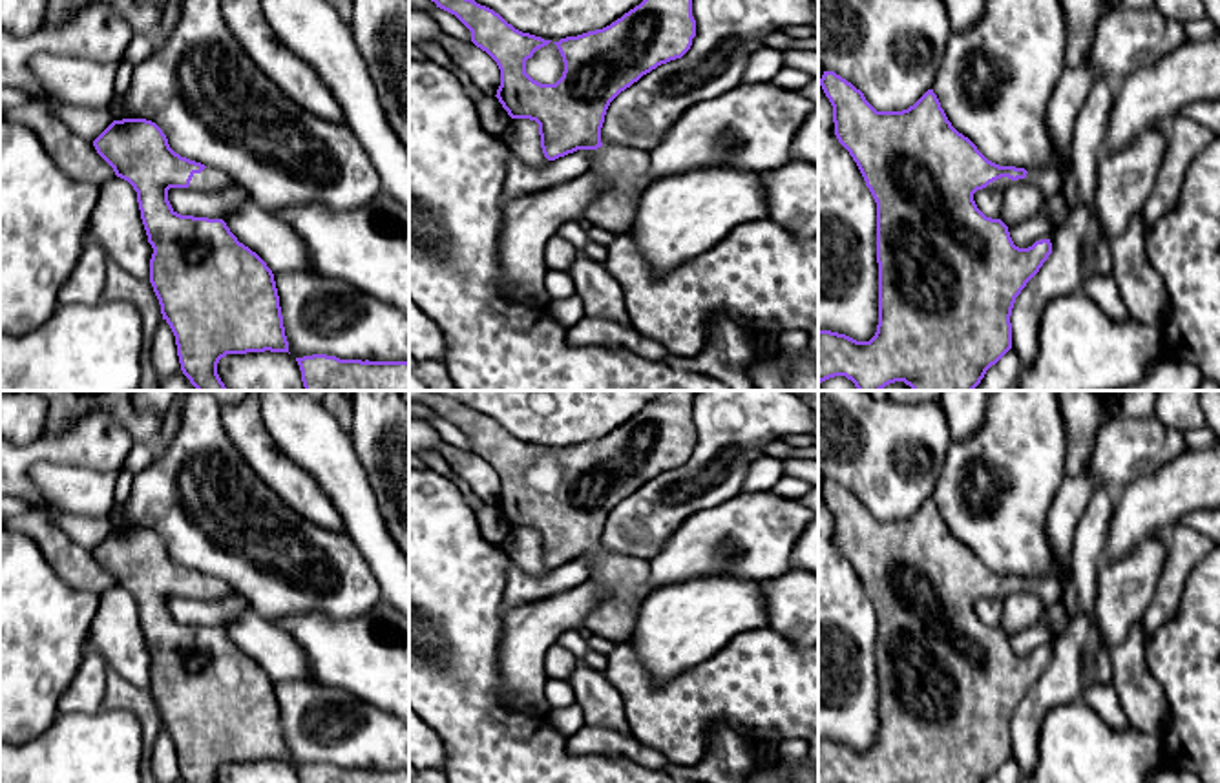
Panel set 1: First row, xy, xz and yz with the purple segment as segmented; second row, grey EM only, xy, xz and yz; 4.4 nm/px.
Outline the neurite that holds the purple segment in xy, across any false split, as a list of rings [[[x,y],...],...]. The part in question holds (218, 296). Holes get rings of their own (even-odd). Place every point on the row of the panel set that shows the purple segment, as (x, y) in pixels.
[[[146,119],[113,120],[93,146],[137,192],[153,248],[150,283],[190,383],[197,391],[228,391],[217,374],[226,354],[289,352],[267,263],[223,219],[181,215],[168,201],[170,188],[219,192],[234,184],[232,177],[175,153]]]

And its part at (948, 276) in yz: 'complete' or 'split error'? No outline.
split error

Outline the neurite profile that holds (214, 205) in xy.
[[[234,183],[219,192],[199,192],[190,188],[170,188],[168,201],[181,215],[225,219],[239,206],[252,203],[248,192]]]

